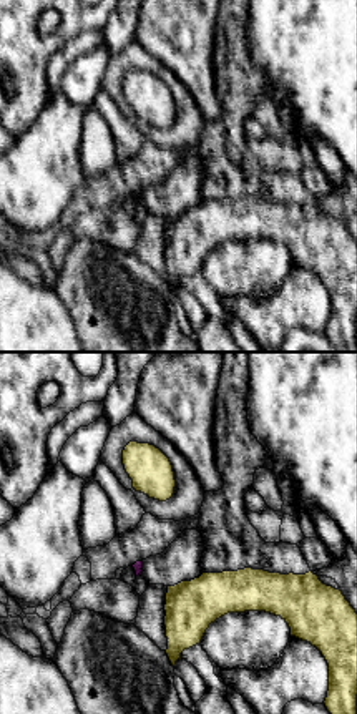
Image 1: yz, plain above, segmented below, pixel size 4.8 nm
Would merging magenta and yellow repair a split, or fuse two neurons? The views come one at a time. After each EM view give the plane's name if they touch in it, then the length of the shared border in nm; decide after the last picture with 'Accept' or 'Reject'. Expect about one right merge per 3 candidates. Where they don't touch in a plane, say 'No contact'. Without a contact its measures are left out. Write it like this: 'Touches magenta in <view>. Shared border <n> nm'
No contact

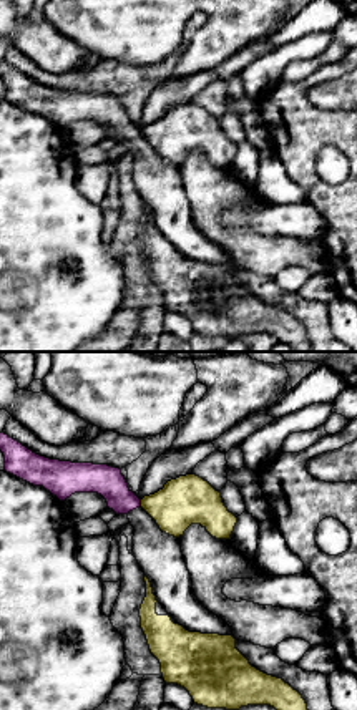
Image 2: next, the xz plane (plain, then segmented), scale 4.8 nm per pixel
Touches magenta in xz. Shared border 30 nm

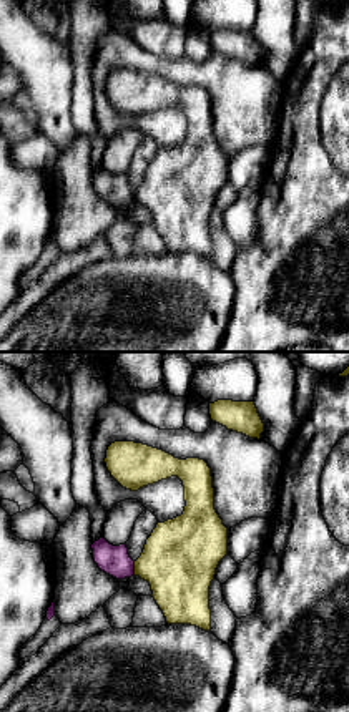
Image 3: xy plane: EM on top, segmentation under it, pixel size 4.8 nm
Touches magenta in xy. Shared border 70 nm

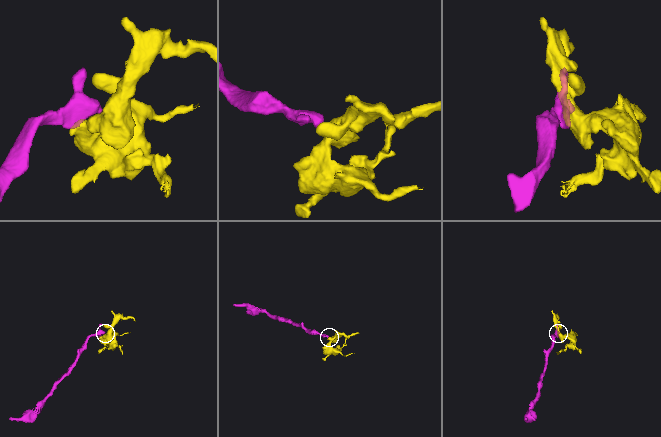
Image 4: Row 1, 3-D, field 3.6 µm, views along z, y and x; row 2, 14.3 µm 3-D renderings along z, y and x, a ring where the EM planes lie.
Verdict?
Reject

